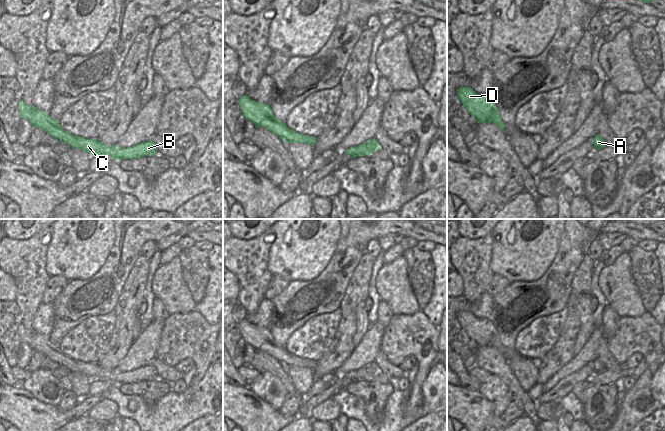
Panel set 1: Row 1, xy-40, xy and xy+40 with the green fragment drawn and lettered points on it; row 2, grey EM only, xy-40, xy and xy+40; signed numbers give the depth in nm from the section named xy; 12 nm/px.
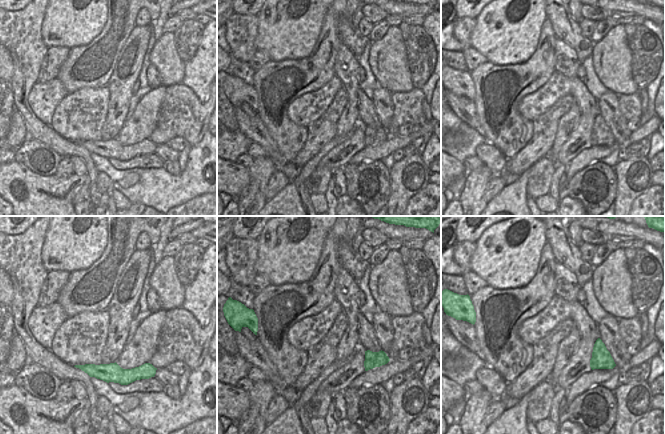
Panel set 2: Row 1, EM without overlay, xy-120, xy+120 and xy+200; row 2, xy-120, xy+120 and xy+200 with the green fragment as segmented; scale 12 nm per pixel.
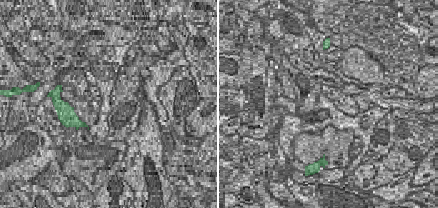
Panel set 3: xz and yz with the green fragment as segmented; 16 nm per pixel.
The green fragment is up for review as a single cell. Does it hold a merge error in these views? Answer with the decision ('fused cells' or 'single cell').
fused cells

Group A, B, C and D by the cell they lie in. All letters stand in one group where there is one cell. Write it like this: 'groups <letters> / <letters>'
groups A / B C D

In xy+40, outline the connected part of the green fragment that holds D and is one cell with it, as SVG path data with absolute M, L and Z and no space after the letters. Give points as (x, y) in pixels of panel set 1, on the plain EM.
M461 311L456 318L477 347L495 347L504 356L504 347L492 321L477 318L471 311Z

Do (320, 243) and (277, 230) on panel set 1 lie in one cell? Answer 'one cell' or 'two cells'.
one cell

